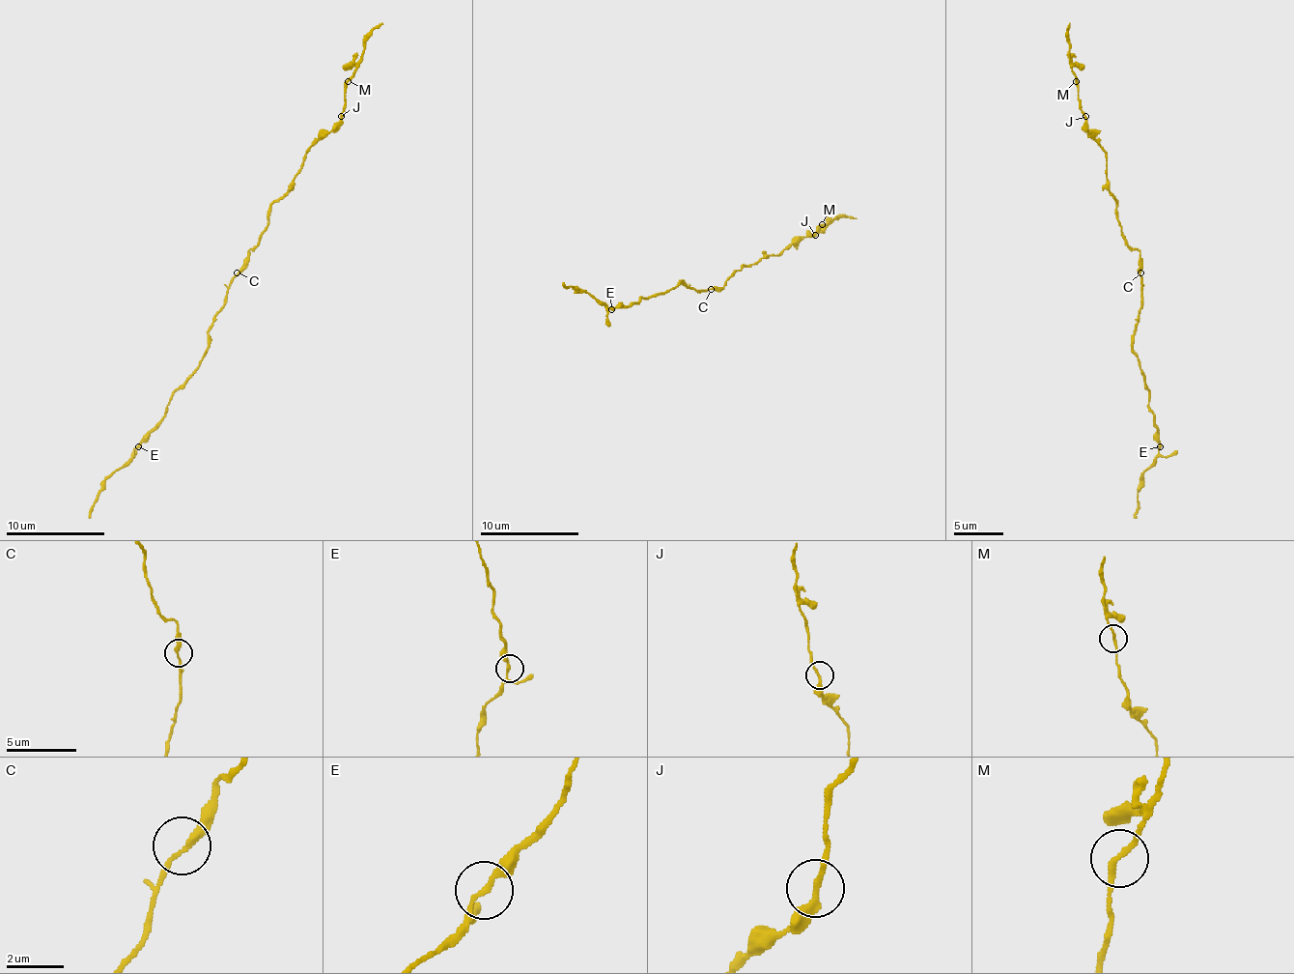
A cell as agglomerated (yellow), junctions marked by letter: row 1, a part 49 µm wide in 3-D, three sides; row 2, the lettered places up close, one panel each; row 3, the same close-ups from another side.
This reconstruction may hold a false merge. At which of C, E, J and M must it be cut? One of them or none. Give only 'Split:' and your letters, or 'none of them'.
Split: M

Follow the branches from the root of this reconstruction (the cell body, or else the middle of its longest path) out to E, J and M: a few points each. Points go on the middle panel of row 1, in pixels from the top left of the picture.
E: (716, 289), (693, 289), (681, 282), (673, 289), (611, 309)
J: (716, 289), (723, 287), (735, 270), (755, 265), (768, 254), (780, 254), (807, 235), (815, 235)
M: (716, 289), (723, 287), (735, 270), (755, 265), (768, 254), (780, 254), (807, 235), (815, 235), (822, 225)

